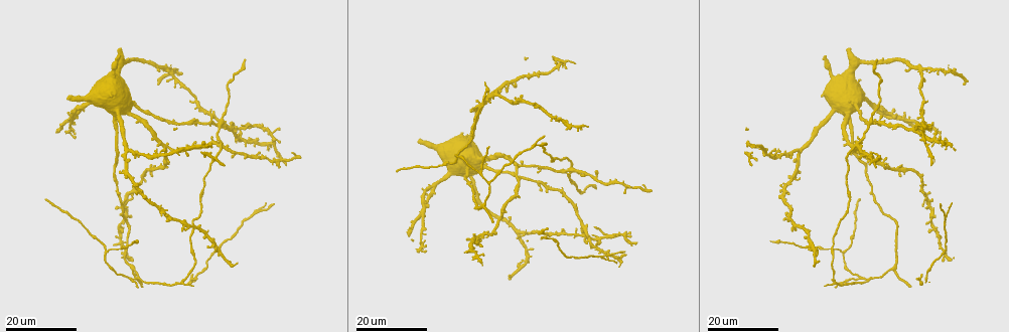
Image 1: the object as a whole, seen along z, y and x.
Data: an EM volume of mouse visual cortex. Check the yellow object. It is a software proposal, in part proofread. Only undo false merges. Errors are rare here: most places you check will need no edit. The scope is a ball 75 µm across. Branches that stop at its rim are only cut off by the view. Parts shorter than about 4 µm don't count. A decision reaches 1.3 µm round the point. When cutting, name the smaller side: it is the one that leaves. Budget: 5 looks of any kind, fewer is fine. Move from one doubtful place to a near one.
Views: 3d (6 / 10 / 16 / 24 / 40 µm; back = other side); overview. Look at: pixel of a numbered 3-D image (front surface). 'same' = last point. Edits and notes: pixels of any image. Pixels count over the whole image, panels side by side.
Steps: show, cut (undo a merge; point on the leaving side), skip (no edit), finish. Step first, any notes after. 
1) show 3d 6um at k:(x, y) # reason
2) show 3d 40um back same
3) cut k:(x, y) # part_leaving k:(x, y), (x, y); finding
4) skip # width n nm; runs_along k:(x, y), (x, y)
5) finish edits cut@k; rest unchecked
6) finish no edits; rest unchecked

show 3d 24um at 1:(133, 267)

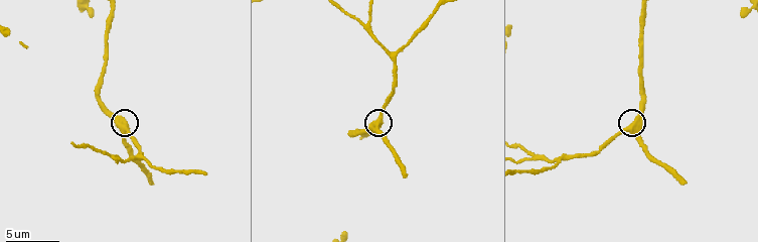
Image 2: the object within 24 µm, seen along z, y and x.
show 3d 10um at 2:(628, 128) # zoom in

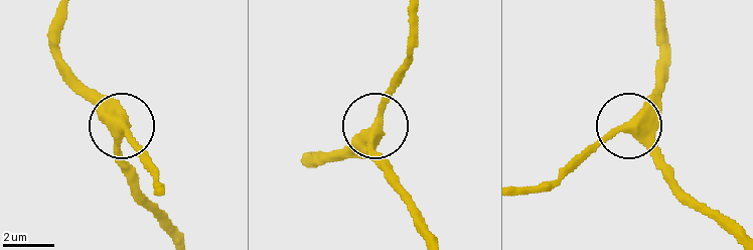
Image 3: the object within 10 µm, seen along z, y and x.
skip # runs_along 3:(64, 20), (60, 59), (121, 124), (117, 150), (127, 167); one neuron here

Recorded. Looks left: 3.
show 3d 16um at 1:(844, 250) # three arms meet

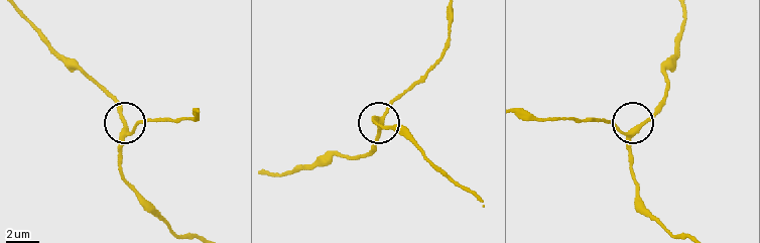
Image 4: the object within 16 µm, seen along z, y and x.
show 3d 10um at 4:(129, 132)

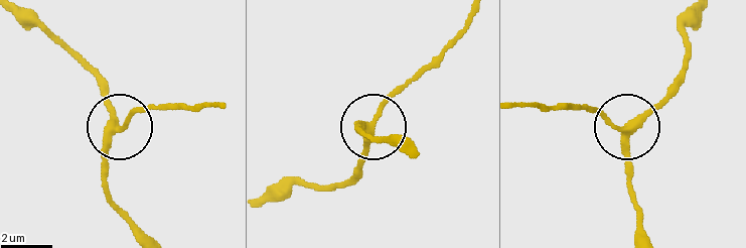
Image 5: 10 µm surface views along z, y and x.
skip # arms 3; runs_along 5:(148, 236), (111, 197), (109, 145), (128, 119), (152, 108); continuous, no second neuron

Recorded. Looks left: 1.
finish no edits; rest unchecked

